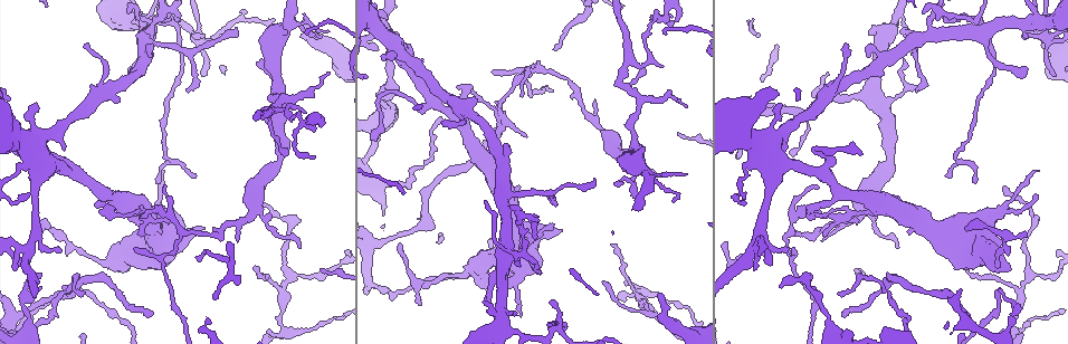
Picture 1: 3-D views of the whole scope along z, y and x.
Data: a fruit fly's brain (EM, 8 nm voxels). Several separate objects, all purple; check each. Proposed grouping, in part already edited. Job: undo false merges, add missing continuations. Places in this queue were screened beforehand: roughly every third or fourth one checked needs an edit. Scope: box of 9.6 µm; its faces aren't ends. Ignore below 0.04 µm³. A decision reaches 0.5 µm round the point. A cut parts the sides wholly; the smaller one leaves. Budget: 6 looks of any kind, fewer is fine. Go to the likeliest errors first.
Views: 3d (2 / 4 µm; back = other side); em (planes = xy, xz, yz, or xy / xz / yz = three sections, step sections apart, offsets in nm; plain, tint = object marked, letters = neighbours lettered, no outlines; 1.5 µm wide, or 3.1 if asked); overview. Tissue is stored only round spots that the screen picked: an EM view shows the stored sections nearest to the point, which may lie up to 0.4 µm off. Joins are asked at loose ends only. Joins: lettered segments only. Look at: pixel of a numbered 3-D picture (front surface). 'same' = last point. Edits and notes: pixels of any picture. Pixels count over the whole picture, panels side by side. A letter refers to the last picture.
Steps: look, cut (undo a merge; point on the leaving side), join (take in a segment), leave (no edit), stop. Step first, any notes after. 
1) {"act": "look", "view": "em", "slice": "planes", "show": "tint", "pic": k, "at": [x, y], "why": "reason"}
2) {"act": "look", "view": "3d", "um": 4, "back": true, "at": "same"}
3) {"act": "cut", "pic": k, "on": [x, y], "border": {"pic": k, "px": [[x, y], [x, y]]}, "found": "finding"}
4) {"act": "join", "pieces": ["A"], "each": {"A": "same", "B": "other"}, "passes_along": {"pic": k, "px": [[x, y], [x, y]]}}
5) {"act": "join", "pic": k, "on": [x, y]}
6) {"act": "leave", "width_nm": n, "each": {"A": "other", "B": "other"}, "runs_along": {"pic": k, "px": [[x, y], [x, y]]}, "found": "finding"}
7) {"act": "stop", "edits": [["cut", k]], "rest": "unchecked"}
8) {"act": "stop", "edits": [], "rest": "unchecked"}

{"act": "look", "view": "3d", "um": 4, "pic": 1, "at": [779, 285], "why": "branch stops here"}

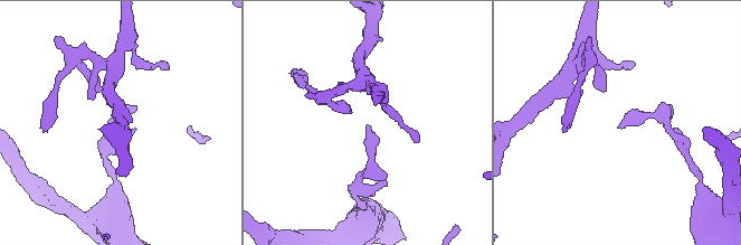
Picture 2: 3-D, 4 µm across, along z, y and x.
{"act": "look", "view": "em", "slice": "xz", "step": 8, "show": "tint", "pic": 2, "at": [617, 127]}

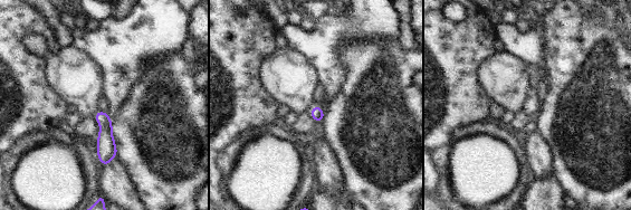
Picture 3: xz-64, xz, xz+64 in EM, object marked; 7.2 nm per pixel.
{"act": "look", "view": "em", "slice": "planes", "show": "letters", "at": "same", "why": "cut it another way"}

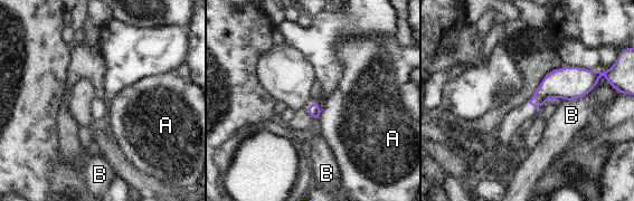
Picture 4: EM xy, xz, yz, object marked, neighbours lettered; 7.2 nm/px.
{"act": "leave", "each": {"A": "other", "B": "other"}, "border": {"pic": 4, "px": [[322, 111], [316, 120]]}, "found": "no lettered segment goes on from it"}

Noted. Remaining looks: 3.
{"act": "look", "view": "3d", "um": 4, "pic": 1, "at": [611, 245], "why": "branch stops here"}

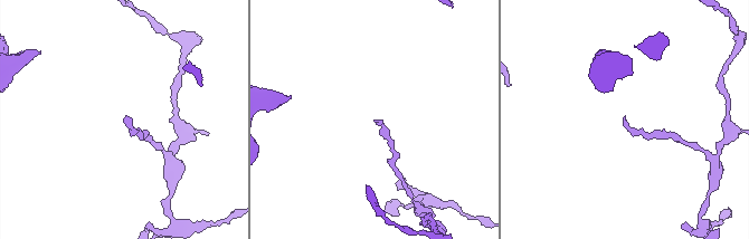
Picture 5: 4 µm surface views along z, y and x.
{"act": "look", "view": "em", "slice": "xz", "step": 4, "show": "letters", "pic": 5, "at": [625, 116]}

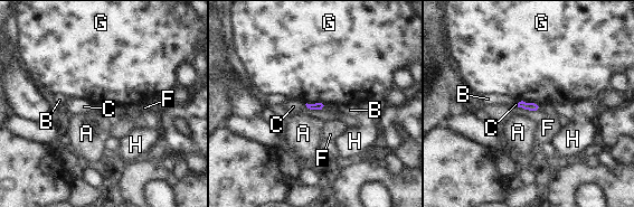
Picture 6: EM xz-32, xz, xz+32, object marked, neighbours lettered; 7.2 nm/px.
{"act": "look", "view": "em", "slice": "planes", "show": "letters", "at": "same"}

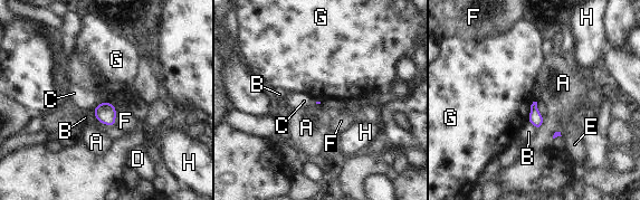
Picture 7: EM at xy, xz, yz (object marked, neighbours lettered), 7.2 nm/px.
{"act": "leave", "each": {"A": "other", "B": "other", "C": "other", "D": "other", "E": "other", "F": "other", "G": "other", "H": "other"}, "found": "none of them fits"}

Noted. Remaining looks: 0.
{"act": "stop", "edits": [], "rest": "unchecked"}

